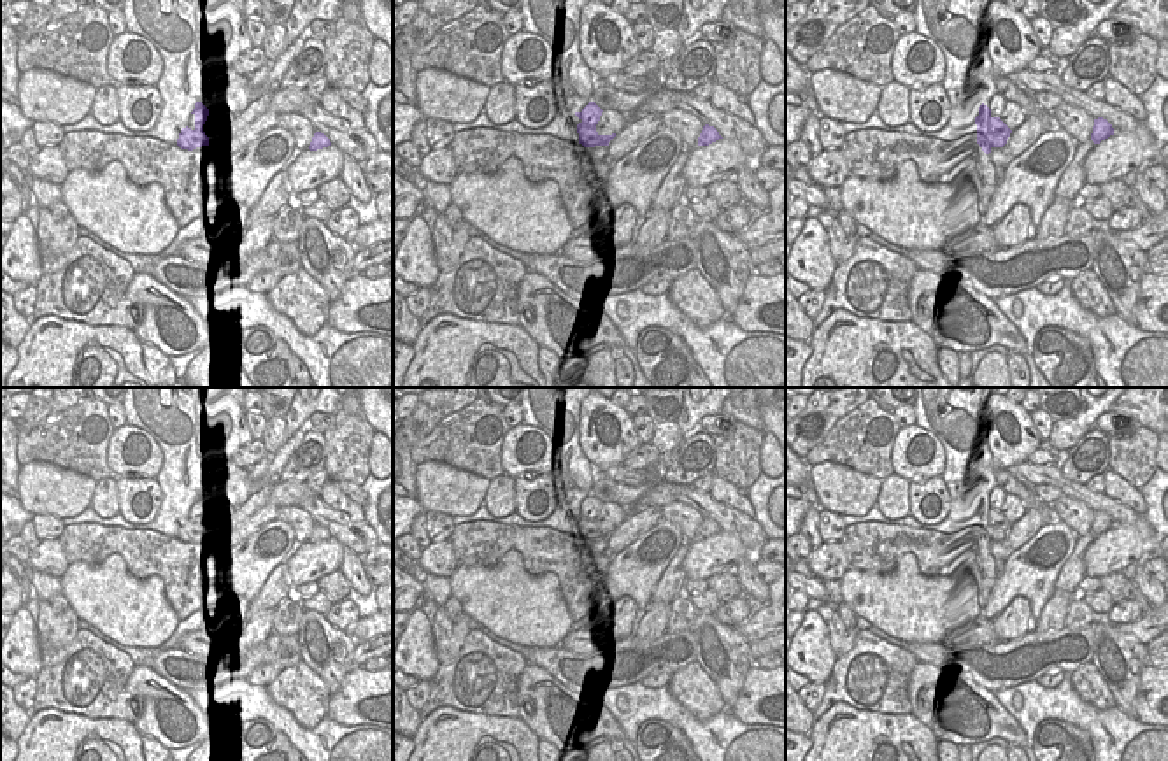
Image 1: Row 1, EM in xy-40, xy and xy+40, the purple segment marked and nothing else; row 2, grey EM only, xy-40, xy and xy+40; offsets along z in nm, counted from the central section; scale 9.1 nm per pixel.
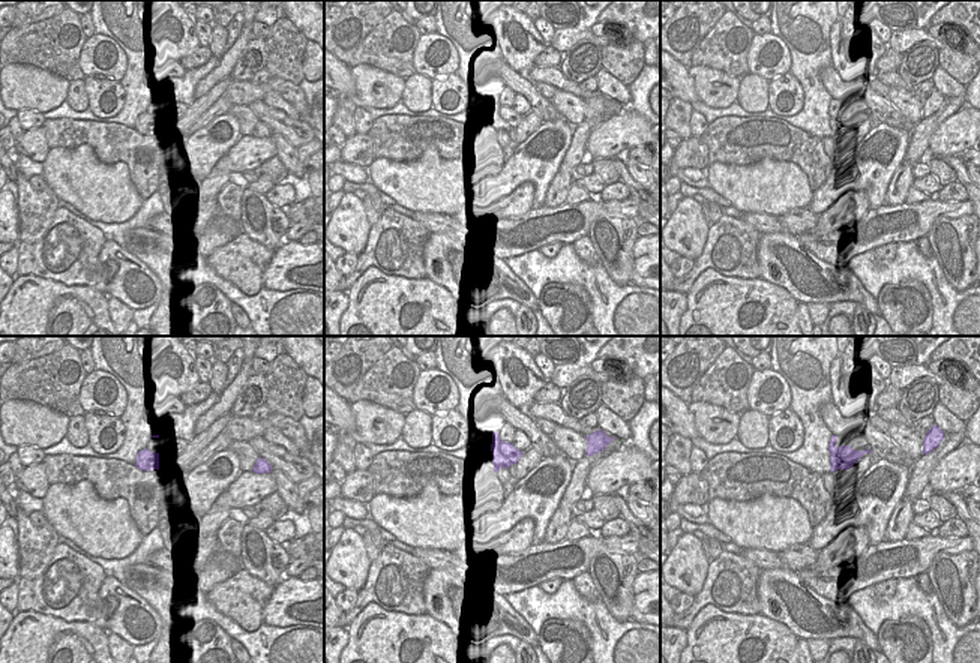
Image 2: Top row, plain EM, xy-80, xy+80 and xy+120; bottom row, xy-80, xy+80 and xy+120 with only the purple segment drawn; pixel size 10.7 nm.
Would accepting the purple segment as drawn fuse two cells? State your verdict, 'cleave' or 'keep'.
keep

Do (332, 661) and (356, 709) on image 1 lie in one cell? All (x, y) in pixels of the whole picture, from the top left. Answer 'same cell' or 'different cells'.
different cells

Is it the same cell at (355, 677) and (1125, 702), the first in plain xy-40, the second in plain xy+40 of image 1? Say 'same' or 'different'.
different

